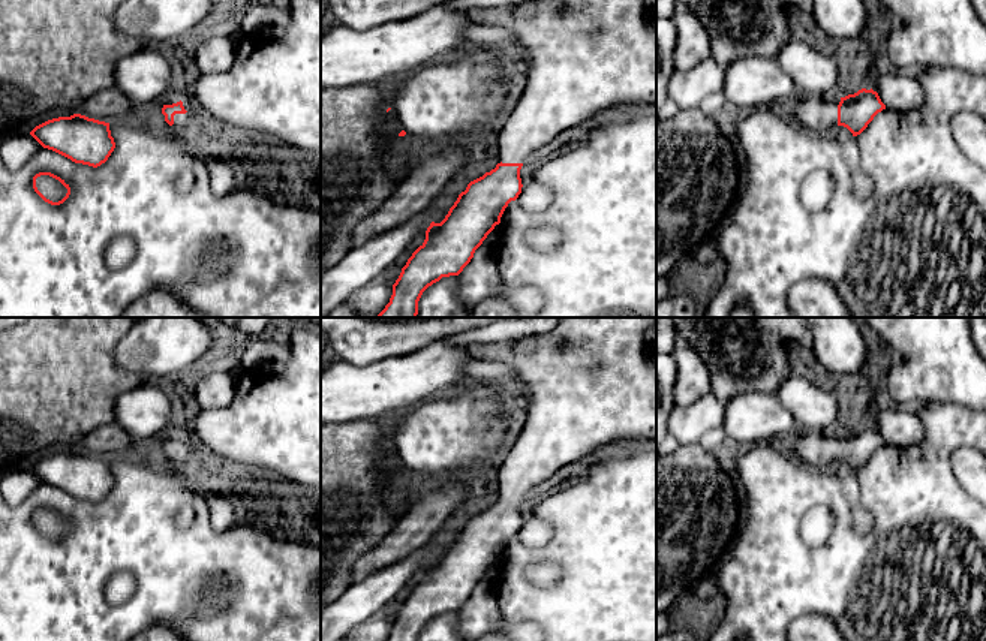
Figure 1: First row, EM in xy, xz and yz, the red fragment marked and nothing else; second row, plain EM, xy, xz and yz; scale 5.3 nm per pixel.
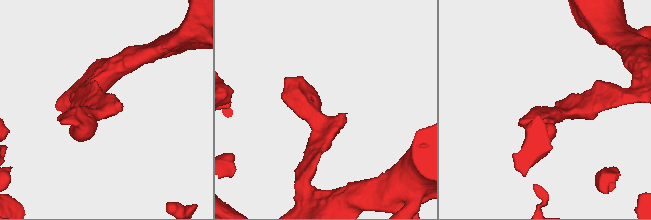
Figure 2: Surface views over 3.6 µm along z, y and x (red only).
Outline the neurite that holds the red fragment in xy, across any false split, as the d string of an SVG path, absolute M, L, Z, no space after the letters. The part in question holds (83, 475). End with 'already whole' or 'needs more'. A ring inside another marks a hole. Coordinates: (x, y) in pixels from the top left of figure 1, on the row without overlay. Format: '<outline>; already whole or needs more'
M81 449L48 455L36 461L30 470L43 484L93 503L105 499L115 484L109 458Z; already whole

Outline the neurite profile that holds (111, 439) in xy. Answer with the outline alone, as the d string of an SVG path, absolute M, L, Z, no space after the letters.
M115 421L90 431L78 449L99 457L123 457L133 446L133 437Z

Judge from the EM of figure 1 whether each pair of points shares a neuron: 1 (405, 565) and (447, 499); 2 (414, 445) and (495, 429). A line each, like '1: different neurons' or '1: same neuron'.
1: different neurons
2: same neuron

